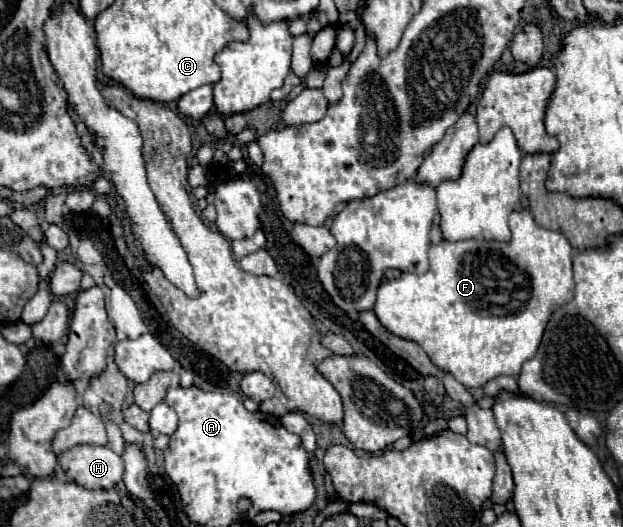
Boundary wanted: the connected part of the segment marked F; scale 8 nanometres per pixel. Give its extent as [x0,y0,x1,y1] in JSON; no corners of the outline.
[375,210,573,388]

